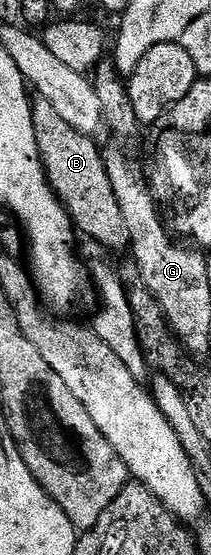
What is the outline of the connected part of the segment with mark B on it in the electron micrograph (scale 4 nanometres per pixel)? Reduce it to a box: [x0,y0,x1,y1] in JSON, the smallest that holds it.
[31,97,129,251]

